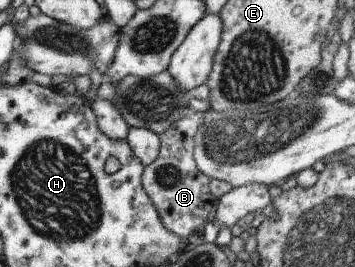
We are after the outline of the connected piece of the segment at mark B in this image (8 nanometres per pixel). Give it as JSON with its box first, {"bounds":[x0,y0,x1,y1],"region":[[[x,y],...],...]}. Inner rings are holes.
{"bounds":[140,112,217,239],"region":[[[188,112],[178,121],[171,123],[168,130],[158,135],[160,142],[158,155],[155,160],[142,170],[140,178],[144,193],[149,197],[152,207],[157,211],[161,224],[175,236],[185,239],[194,231],[203,229],[215,214],[217,199],[209,193],[210,178],[200,173],[193,160],[194,138],[197,129],[202,125],[204,113]]]}

